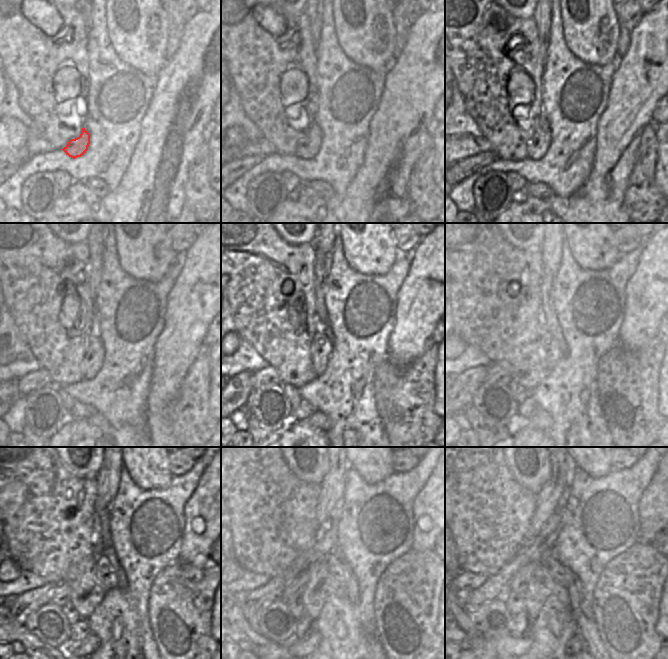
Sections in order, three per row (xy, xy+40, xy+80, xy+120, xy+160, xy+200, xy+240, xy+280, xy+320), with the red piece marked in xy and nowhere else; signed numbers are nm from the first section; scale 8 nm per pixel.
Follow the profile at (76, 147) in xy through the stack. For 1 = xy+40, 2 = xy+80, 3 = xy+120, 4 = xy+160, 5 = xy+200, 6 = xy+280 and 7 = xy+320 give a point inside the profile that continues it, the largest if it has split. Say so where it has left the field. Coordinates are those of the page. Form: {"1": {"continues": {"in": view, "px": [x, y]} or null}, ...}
{"1": {"continues": {"in": "xy+40", "px": [308, 147]}}, "2": {"continues": {"in": "xy+80", "px": [539, 143]}}, "3": {"continues": {"in": "xy+120", "px": [94, 355]}}, "4": {"continues": {"in": "xy+160", "px": [321, 348]}}, "5": {"continues": {"in": "xy+200", "px": [551, 347]}}, "6": {"continues": {"in": "xy+280", "px": [342, 575]}}, "7": {"continues": {"in": "xy+320", "px": [566, 578]}}}

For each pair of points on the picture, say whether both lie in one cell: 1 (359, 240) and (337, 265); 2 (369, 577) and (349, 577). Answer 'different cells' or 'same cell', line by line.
1: different cells
2: different cells

